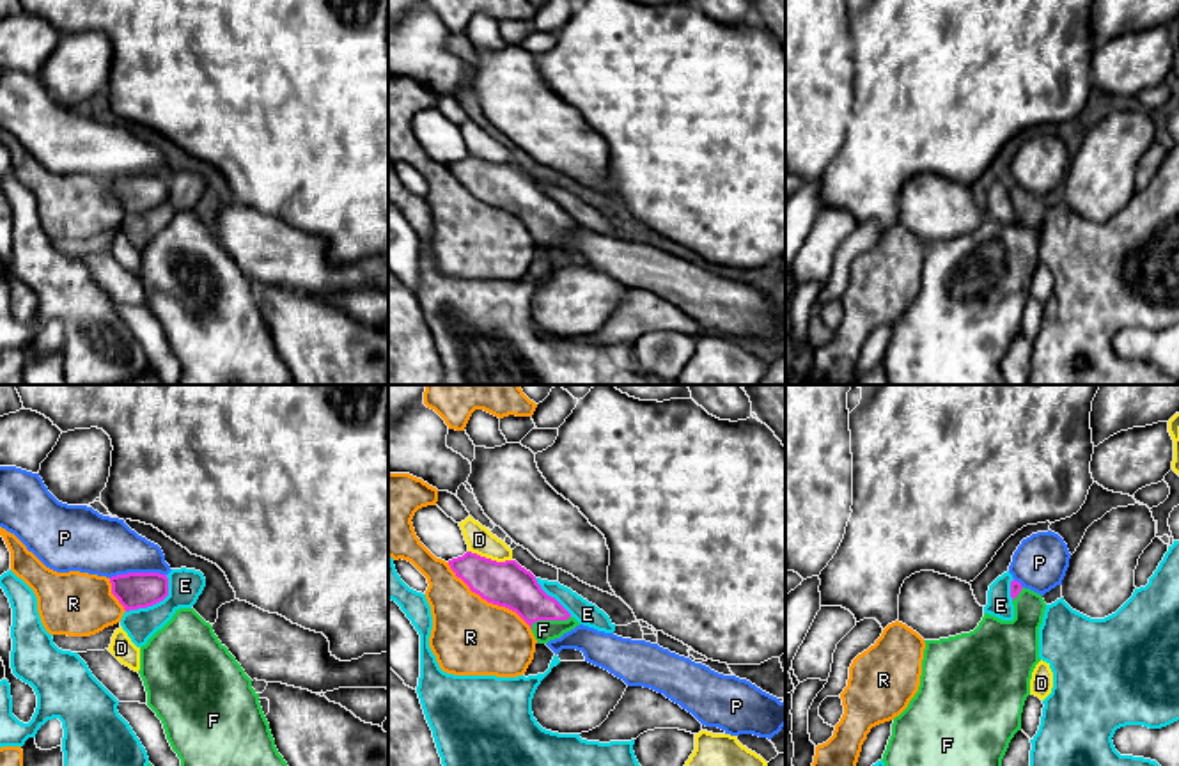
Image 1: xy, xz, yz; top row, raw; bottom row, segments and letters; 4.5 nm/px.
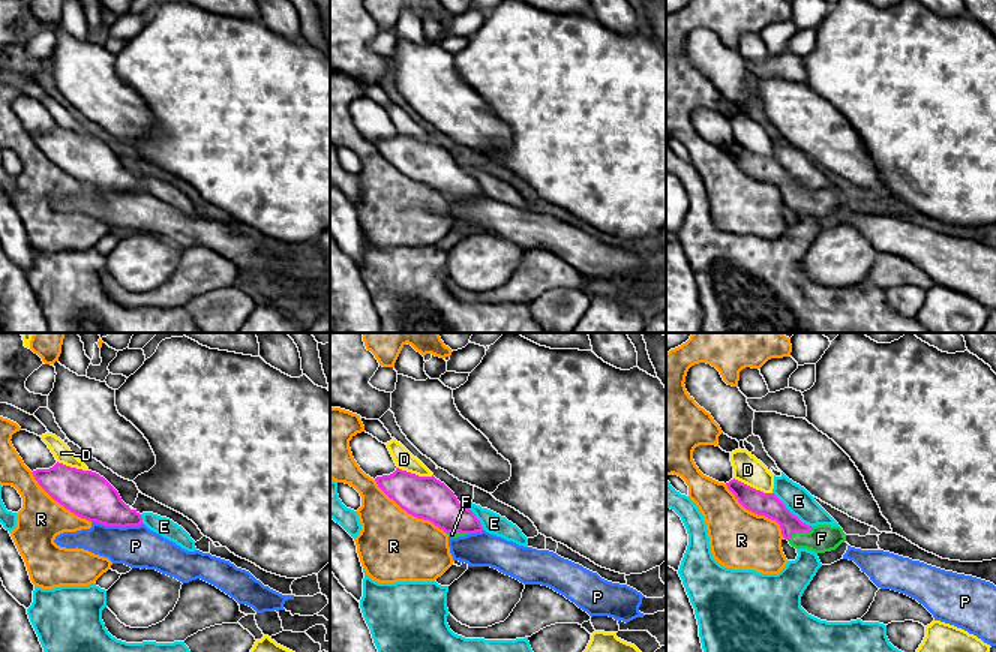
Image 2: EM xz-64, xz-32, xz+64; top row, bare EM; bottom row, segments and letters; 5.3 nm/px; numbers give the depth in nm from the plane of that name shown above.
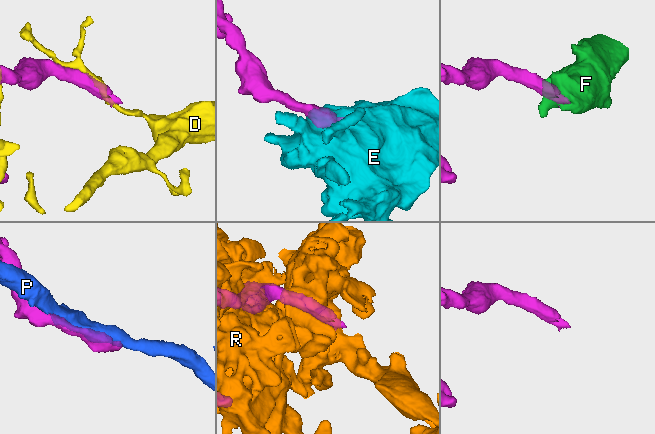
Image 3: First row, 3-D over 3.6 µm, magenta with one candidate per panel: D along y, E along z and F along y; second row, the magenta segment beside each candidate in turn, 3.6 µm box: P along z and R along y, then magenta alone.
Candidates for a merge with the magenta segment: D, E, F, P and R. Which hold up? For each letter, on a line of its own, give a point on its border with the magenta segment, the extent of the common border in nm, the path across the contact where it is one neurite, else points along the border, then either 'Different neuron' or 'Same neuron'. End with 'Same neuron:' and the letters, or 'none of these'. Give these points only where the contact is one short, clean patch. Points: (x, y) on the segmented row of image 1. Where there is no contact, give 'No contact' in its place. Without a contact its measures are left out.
D: Touches magenta at xz (490, 559). Shared border 200 nm. Different neuron
E: Touches magenta at xy (156, 601). Shared border 260 nm. Boundary: xy (167, 575), (167, 594), (162, 600), (126, 612). Different neuron
F: Touches magenta at xz (548, 619). Shared border 190 nm. Path across: xz (506, 584), (513, 586), (548, 619), (543, 630). Same neuron
P: Touches magenta at xy (137, 573). Shared border 260 nm. Different neuron
R: Touches magenta at xz (488, 601). Shared border 500 nm. Different neuron
Same neuron: F

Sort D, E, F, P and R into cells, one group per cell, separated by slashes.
D / E / F / P / R

